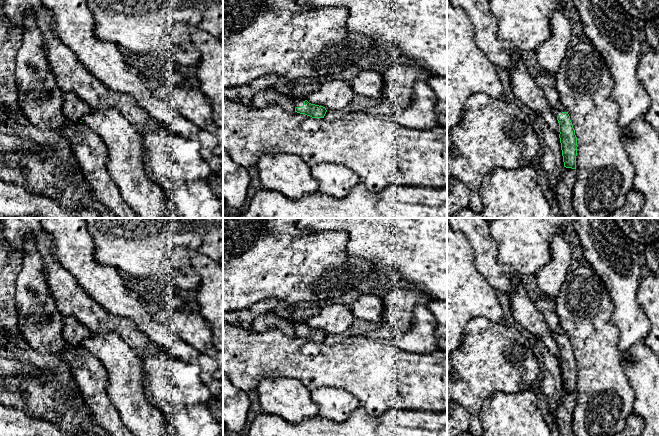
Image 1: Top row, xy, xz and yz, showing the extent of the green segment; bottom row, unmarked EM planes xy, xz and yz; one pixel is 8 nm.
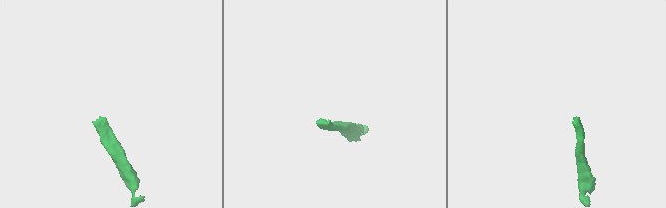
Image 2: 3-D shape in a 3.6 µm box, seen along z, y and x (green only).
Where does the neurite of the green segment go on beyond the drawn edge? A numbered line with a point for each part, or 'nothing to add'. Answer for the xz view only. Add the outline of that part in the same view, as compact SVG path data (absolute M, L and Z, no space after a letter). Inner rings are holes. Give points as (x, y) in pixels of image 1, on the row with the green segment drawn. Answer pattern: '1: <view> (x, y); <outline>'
1: xz (299, 101); M297 97L292 99L296 107L302 107L304 105L305 98Z

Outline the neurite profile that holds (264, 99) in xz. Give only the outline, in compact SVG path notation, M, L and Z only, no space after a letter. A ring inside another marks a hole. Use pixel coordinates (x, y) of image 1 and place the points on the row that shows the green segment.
M274 89L258 92L252 100L252 107L254 108L265 109L272 105L279 105L283 110L290 113L295 112L293 100Z

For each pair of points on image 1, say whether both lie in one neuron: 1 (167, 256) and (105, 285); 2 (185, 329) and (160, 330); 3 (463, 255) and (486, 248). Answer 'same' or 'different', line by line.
1: different
2: different
3: different

